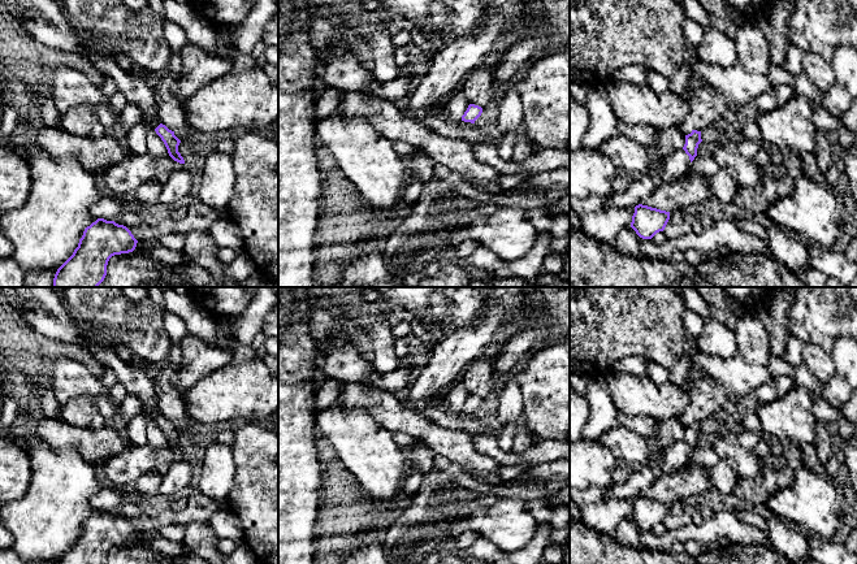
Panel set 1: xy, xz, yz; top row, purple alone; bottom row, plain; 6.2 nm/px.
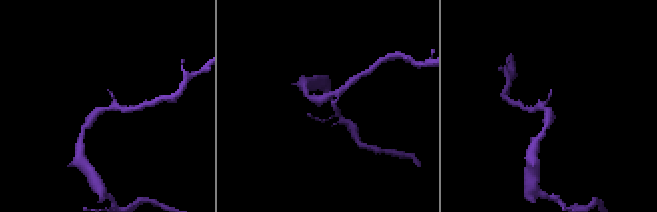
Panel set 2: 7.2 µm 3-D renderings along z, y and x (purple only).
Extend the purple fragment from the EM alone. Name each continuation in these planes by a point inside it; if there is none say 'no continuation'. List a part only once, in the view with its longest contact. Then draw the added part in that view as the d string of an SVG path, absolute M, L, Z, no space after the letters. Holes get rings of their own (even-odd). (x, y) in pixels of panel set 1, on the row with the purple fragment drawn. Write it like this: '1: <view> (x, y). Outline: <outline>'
no continuation

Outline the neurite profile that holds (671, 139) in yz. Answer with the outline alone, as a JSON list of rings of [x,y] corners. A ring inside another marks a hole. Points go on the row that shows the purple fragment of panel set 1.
[[[668,127],[659,130],[658,143],[652,149],[655,157],[655,166],[671,156],[675,151],[683,149],[685,144],[685,135],[681,133],[680,127]]]

